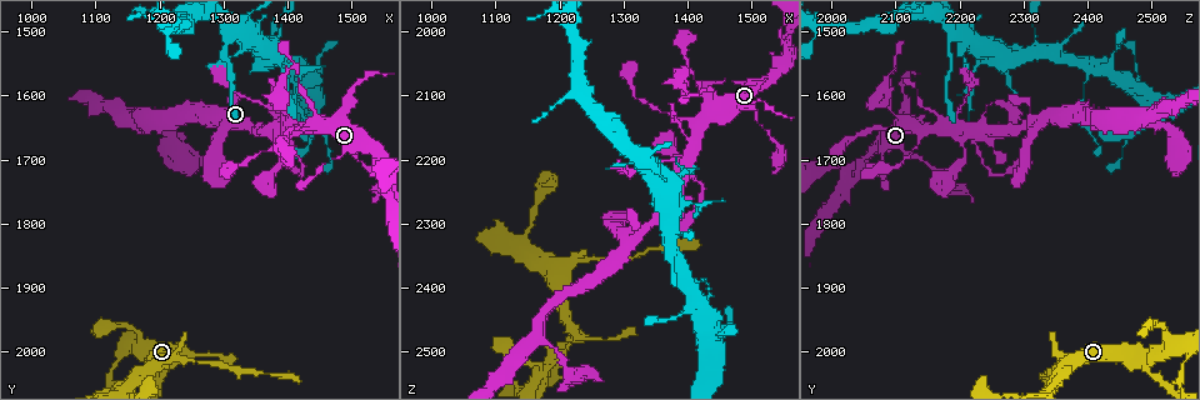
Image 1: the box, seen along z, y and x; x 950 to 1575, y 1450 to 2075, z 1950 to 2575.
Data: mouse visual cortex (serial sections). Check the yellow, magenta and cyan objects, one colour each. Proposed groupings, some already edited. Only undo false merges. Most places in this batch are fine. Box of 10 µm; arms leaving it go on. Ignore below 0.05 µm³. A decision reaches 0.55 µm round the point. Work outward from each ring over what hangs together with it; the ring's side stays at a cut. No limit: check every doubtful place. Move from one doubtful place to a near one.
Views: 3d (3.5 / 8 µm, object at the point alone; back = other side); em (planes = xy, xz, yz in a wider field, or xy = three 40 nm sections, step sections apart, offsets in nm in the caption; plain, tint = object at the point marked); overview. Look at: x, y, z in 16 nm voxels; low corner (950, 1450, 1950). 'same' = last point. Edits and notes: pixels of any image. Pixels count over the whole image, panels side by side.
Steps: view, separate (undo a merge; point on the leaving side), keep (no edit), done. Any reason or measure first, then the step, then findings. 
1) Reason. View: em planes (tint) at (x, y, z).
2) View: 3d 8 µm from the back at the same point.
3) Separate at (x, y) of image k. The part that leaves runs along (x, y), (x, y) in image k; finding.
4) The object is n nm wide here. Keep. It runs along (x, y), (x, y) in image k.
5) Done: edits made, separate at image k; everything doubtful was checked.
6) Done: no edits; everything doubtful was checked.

Sudden change in width. View: 3d 8 µm at (1250, 2015, 2355).

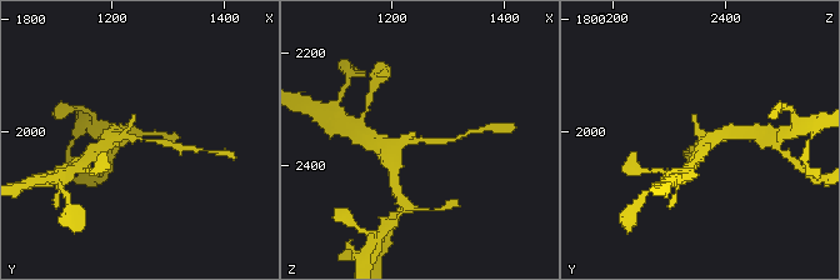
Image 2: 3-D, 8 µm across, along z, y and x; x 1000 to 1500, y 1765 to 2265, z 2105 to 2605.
View: em xy step 1 (tint) at the same point.

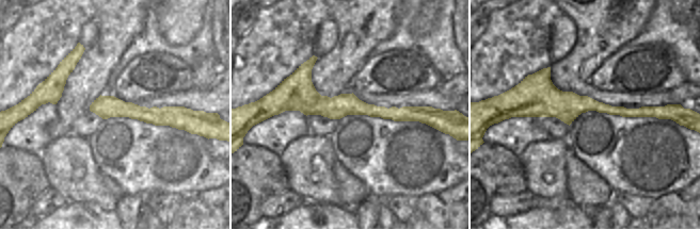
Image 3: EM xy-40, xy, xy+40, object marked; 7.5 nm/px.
Keep. One cell here.

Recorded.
Three arms meet. View: 3d 3.5 µm at (1225, 2010, 2475).

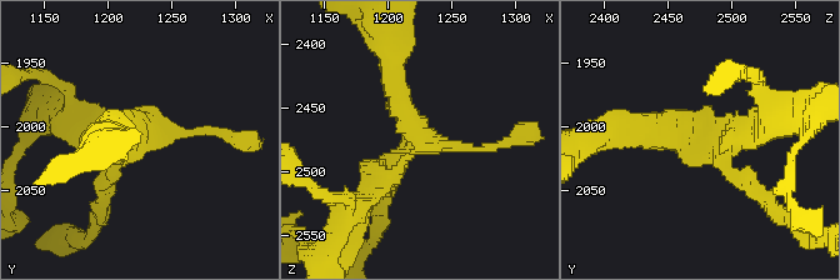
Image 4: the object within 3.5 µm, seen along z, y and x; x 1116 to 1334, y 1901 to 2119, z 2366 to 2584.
View: em xy step 3 (tint) at (1224, 2008, 2474).

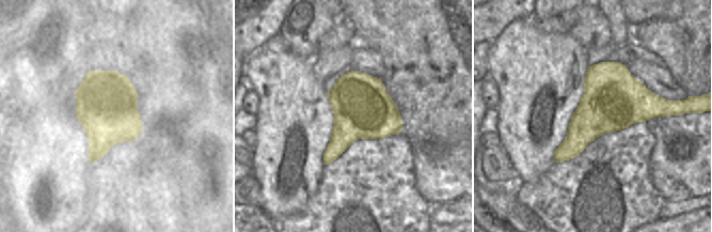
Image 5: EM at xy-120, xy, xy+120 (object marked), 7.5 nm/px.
Keep. It runs along (391, 68), (419, 141), (365, 199) in image 4; all the same cell.

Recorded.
Three arms meet. View: 3d 3.5 µm at (1405, 1660, 2140).

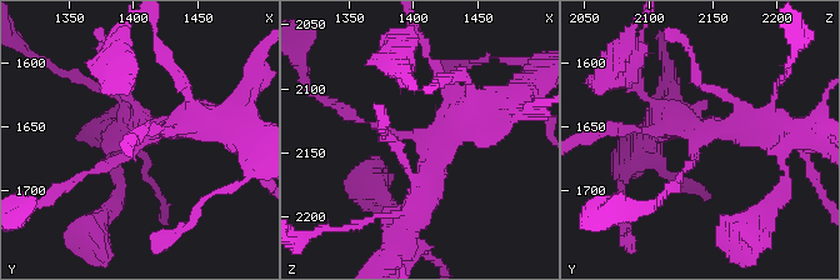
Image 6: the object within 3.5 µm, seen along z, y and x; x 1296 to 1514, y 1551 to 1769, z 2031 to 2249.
3 arms meet here; the arms are 100, 350, 450 nm wide; need the tissue. View: em xy step 1 (tint) at (1410, 1660, 2138).

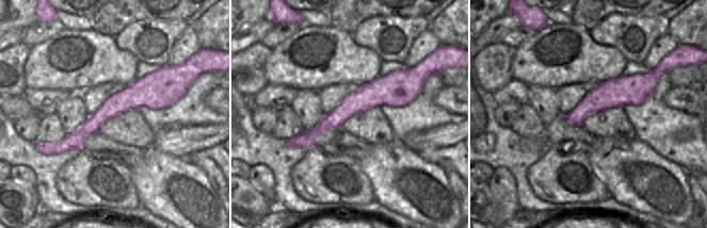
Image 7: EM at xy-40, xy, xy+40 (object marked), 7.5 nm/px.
Keep. It runs along (211, 123), (158, 130), (74, 180) in image 6; continuous, no second cell.

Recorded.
Done: no edits; everything doubtful was checked.

